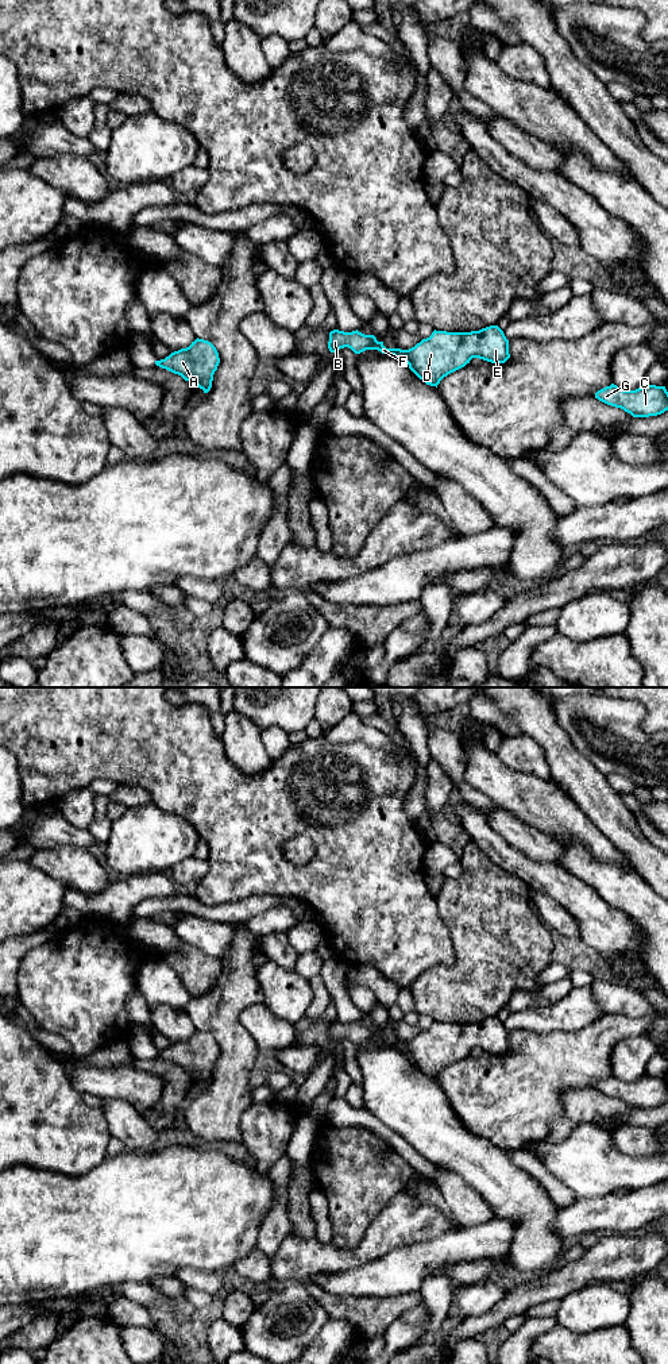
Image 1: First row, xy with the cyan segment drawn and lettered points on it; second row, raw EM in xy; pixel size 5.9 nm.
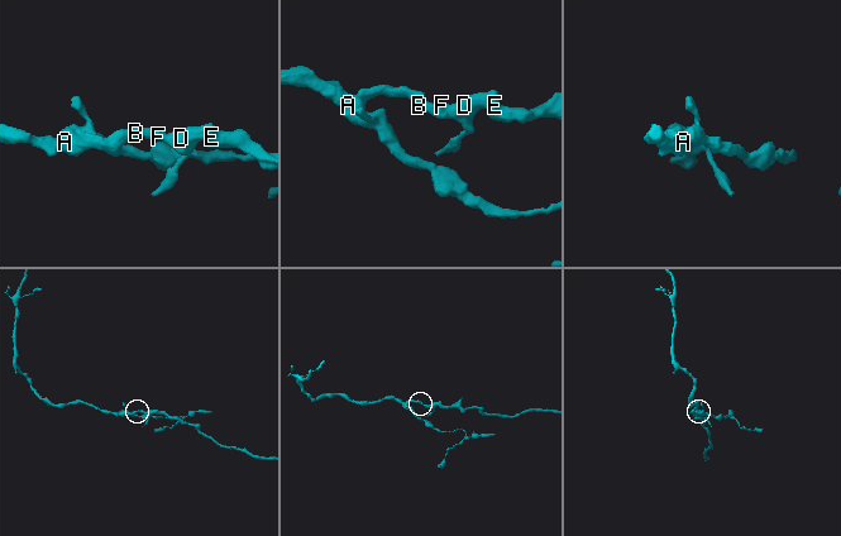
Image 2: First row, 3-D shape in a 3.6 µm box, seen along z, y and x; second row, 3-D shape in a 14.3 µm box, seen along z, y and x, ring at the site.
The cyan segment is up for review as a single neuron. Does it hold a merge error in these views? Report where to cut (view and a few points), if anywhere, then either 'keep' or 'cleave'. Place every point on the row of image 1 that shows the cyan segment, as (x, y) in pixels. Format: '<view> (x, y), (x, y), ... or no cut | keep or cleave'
no cut | keep

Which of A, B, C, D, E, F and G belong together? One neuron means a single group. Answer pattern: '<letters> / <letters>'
A B C D E F G

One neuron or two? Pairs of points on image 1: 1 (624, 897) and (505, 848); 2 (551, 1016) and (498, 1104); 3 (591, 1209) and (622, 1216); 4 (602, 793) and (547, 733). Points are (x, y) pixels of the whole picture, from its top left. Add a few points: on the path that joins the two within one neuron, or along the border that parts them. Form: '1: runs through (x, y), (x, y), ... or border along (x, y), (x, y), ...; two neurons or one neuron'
1: border along (560, 863), (586, 882), (603, 901); two neurons
2: border along (572, 1031), (551, 1031), (544, 1033), (509, 1032); two neurons
3: runs through (599, 1214), (614, 1214); one neuron
4: runs through (587, 778), (559, 748); one neuron

